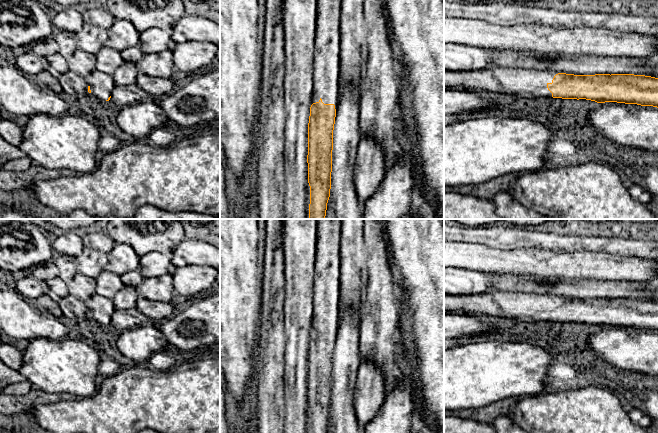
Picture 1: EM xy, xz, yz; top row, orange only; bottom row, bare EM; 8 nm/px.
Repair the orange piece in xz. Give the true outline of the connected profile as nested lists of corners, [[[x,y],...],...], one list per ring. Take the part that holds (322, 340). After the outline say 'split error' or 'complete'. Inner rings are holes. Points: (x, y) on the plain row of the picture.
[[[317,219],[317,245],[313,284],[312,329],[308,347],[309,433],[327,433],[330,421],[333,354],[339,324],[340,304],[340,240],[342,219]]]; split error

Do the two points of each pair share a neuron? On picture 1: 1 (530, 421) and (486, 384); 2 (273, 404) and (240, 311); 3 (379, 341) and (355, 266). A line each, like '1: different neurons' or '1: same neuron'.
1: different neurons
2: different neurons
3: different neurons

